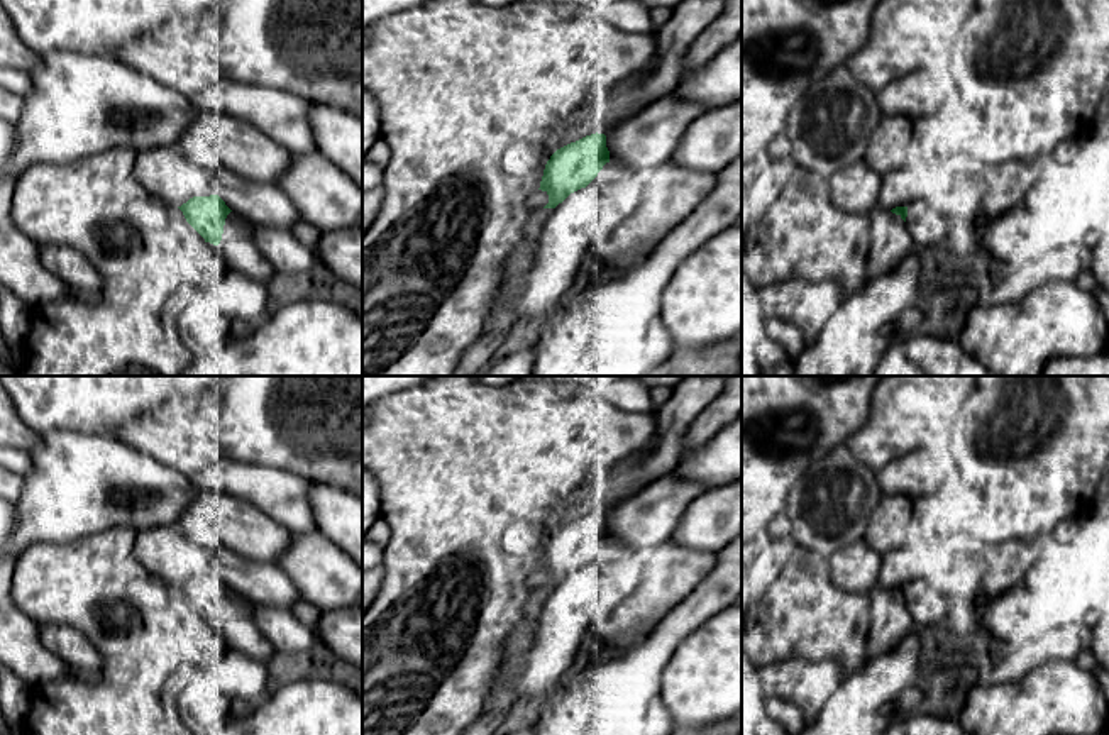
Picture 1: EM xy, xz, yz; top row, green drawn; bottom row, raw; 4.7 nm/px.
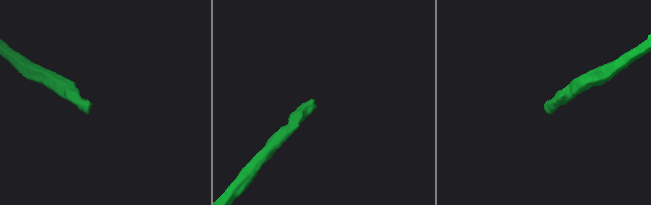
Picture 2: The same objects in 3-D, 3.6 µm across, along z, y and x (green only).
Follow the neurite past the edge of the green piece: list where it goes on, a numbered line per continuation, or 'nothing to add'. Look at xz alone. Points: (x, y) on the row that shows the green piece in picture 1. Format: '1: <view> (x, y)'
nothing to add

